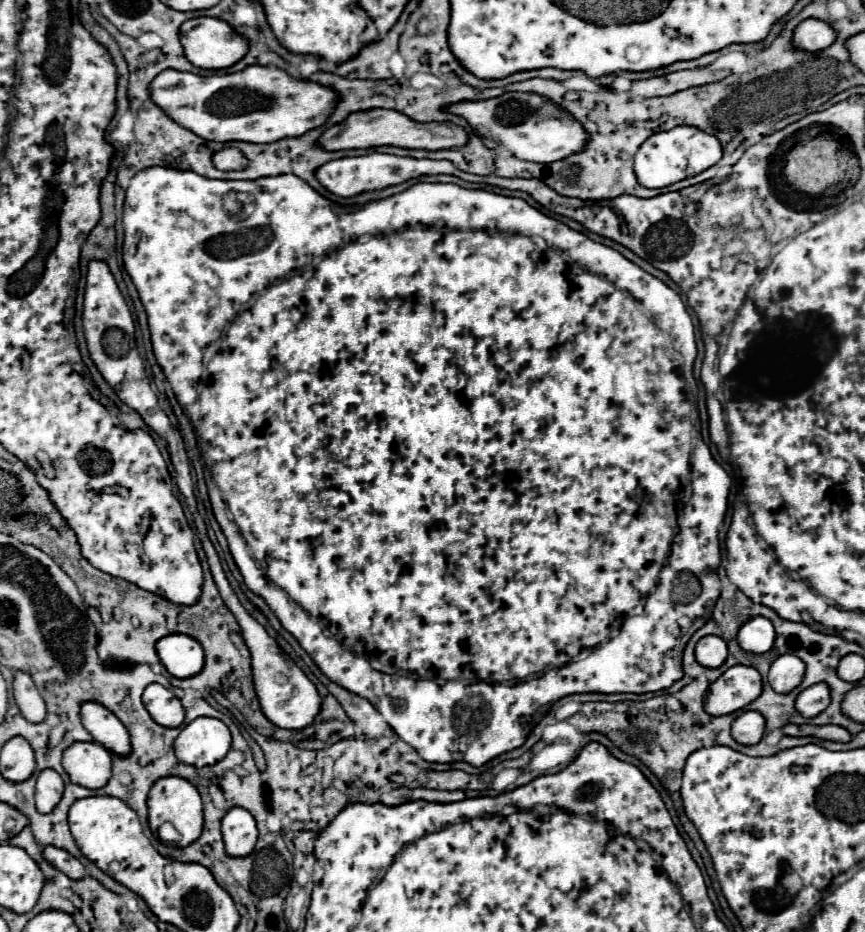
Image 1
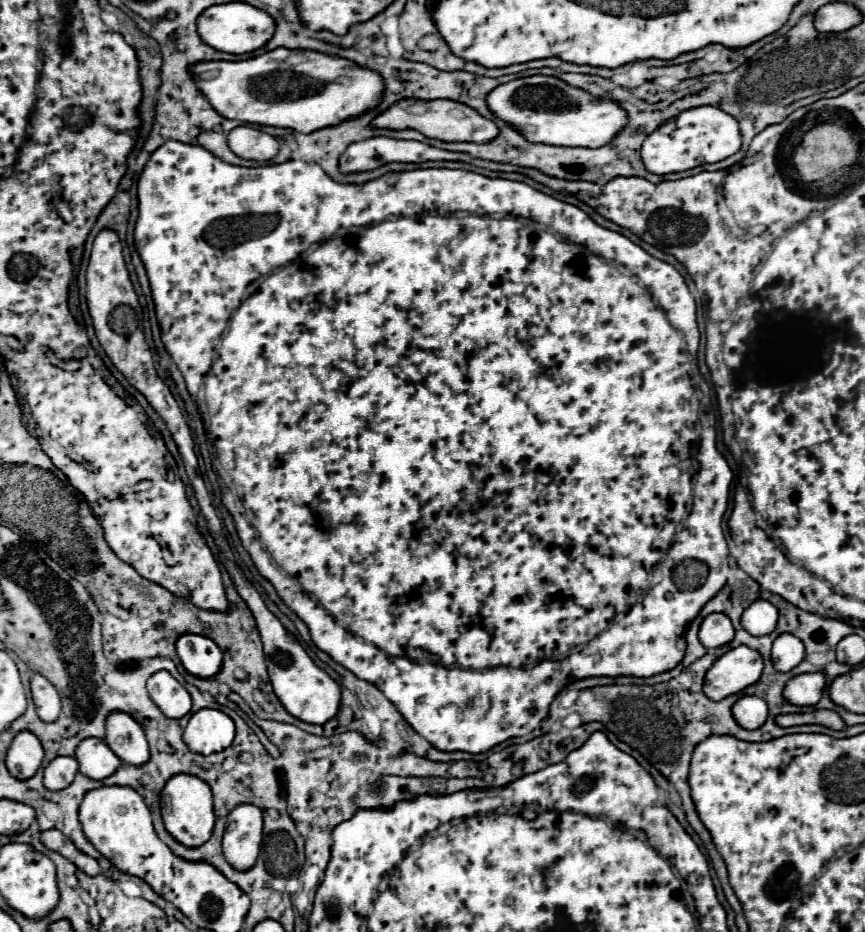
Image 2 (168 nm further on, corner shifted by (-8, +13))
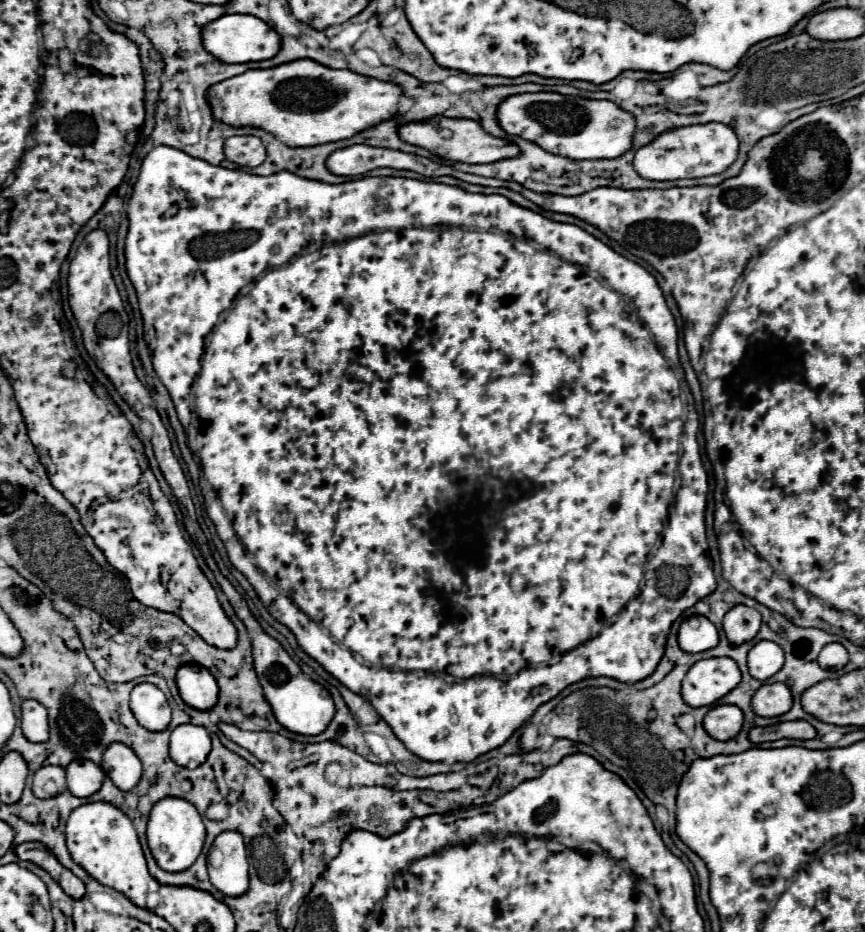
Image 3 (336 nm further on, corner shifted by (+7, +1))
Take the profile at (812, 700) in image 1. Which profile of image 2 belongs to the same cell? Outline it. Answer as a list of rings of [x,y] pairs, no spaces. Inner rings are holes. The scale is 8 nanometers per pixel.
[[[803,673],[787,683],[783,695],[787,701],[795,705],[813,707],[823,697],[823,689],[825,689],[823,673]]]

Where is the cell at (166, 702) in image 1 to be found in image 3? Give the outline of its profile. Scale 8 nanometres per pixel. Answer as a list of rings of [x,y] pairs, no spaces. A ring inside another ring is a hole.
[[[136,685],[130,693],[130,711],[148,731],[164,731],[170,725],[170,705],[156,685]]]

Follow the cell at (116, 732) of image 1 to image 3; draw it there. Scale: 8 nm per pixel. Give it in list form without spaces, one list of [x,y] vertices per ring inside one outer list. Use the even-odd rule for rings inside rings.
[[[112,743],[104,751],[102,769],[114,781],[114,785],[122,791],[134,789],[142,777],[140,759],[136,757],[136,753],[130,747],[122,743]]]

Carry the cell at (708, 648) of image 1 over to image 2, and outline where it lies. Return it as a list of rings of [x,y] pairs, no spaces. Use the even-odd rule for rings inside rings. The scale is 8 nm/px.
[[[713,613],[703,619],[699,629],[699,641],[703,643],[703,647],[707,649],[723,647],[731,641],[731,637],[733,637],[733,625],[727,615]]]

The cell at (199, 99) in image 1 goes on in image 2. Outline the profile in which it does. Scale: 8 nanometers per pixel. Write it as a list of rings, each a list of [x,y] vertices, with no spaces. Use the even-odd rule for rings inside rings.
[[[273,49],[245,61],[199,61],[189,67],[189,73],[195,73],[197,89],[221,117],[289,127],[299,133],[313,133],[357,117],[375,107],[383,93],[383,79],[377,73],[341,57],[303,49]]]

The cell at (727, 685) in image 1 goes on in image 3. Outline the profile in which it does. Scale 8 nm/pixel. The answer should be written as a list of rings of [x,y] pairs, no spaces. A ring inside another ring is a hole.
[[[730,657],[694,663],[682,681],[682,699],[690,707],[712,705],[740,683],[740,669]]]

